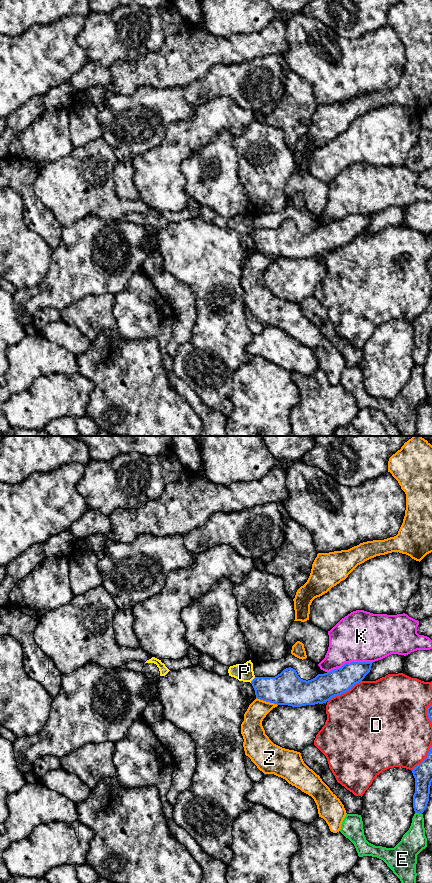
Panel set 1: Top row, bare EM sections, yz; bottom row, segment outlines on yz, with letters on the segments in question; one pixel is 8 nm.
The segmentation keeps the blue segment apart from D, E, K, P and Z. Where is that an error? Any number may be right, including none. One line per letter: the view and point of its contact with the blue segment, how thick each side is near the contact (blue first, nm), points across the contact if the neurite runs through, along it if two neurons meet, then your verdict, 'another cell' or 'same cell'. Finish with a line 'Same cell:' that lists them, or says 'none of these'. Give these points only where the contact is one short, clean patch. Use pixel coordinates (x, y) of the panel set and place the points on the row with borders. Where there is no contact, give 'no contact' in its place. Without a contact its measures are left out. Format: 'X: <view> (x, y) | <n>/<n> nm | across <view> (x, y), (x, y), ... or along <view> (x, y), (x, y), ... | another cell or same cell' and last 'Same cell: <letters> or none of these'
D: yz (344, 692) | 220/500 nm | another cell
E: yz (418, 812) | 130/190 nm | another cell
K: yz (349, 663) | 200/420 nm | another cell
P: yz (252, 680) | 240/140 nm | along yz (255, 677), (250, 682) | another cell
Z: yz (267, 701) | 280/170 nm | along yz (256, 697), (277, 705) | another cell
Same cell: none of these

